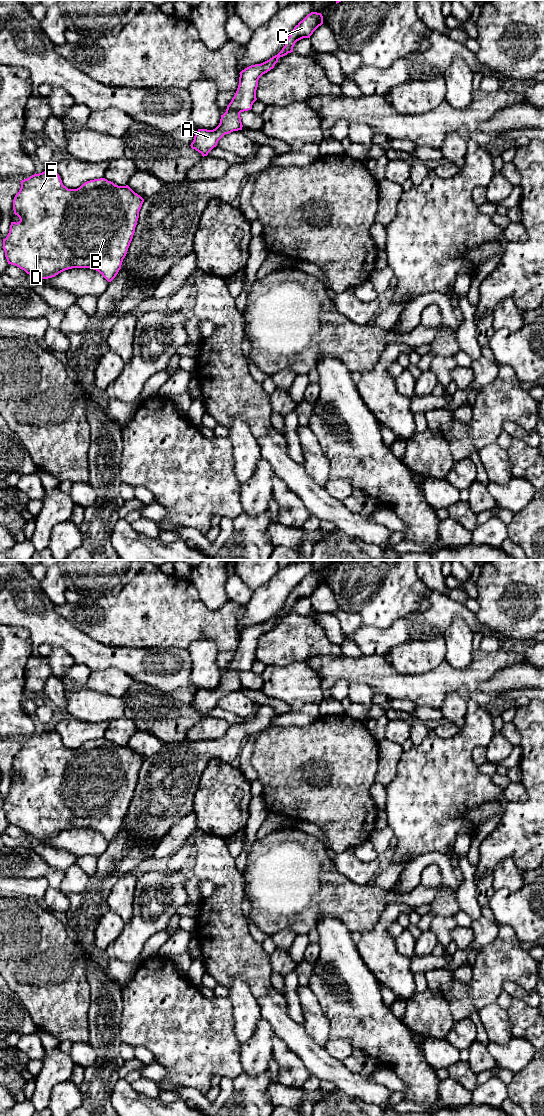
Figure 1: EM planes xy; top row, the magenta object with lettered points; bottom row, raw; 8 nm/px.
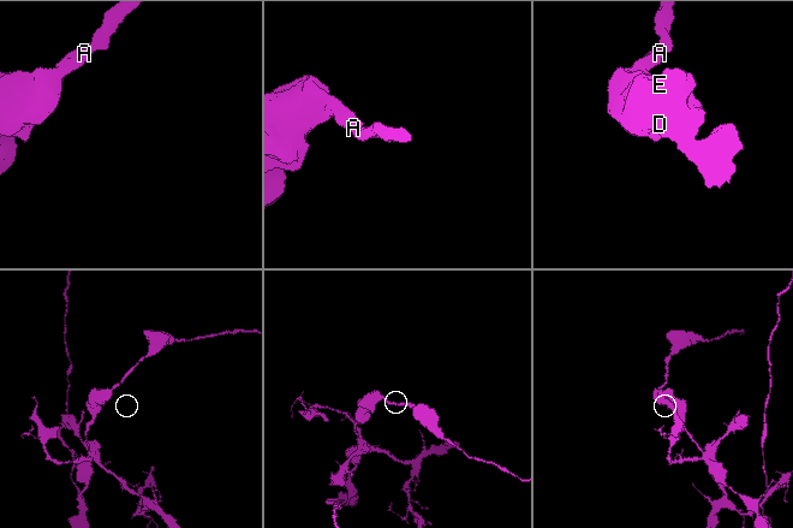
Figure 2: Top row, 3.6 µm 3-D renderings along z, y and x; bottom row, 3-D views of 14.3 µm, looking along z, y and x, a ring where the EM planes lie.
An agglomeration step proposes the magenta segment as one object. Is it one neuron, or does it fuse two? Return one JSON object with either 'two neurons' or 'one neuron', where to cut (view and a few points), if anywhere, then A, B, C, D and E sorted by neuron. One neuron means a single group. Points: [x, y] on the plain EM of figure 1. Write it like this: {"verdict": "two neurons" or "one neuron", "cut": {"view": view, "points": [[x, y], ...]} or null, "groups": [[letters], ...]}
{"verdict": "one neuron", "cut": null, "groups": [["A", "B", "C", "D", "E"]]}

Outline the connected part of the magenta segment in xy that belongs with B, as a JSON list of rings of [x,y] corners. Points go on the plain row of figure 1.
[[[54,728],[35,733],[20,742],[21,748],[13,760],[14,774],[20,781],[11,782],[9,793],[3,799],[8,824],[19,827],[35,839],[52,838],[72,828],[90,828],[111,842],[127,814],[144,759],[128,745],[118,746],[105,738],[87,741],[77,749],[68,749]]]

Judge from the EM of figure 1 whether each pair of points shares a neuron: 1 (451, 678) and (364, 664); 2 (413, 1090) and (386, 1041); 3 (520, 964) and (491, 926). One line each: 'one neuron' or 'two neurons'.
1: one neuron
2: one neuron
3: two neurons

